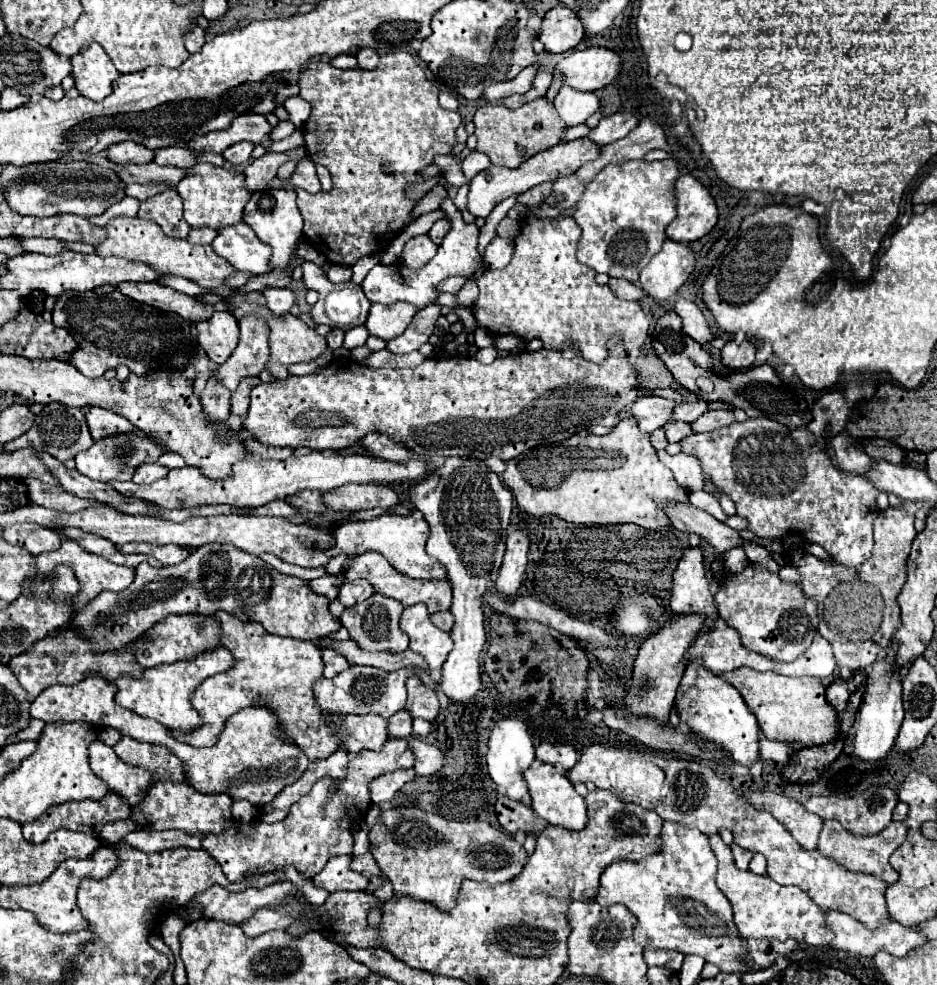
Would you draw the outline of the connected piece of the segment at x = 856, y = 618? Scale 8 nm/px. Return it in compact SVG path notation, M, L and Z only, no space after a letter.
M904 501L898 509L888 507L886 511L880 511L874 521L872 557L864 565L850 569L848 575L846 567L834 561L820 561L806 551L802 553L802 549L792 551L788 557L790 565L802 575L804 595L818 605L818 633L834 647L836 663L846 667L850 673L864 671L878 657L882 657L894 631L900 627L900 607L896 597L906 581L906 559L916 537L914 513L920 507L920 503Z

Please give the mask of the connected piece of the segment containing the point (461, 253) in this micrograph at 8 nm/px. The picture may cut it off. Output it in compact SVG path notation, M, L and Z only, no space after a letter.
M452 217L452 229L448 231L448 235L444 237L442 245L438 247L436 257L420 267L420 269L410 269L408 265L396 261L394 265L374 265L366 279L362 281L362 291L368 297L370 303L398 303L398 301L406 301L418 309L424 309L426 305L432 305L438 297L438 283L452 277L452 275L464 275L464 277L480 277L480 273L484 271L484 265L480 261L480 255L476 251L478 245L478 227L476 225L466 225L462 221L462 217Z

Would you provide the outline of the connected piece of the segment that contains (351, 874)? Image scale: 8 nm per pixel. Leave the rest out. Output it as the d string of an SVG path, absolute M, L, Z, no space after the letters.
M336 855L332 857L326 867L312 877L312 883L316 887L324 887L328 893L340 891L340 889L350 889L350 891L364 891L368 887L368 879L362 873L356 873L350 867L350 857L348 855Z

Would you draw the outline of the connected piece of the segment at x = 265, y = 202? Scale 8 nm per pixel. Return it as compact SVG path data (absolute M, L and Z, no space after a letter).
M266 189L254 193L252 201L248 201L244 209L244 223L252 227L258 239L272 247L270 255L270 271L290 269L290 259L294 257L296 243L302 237L302 215L296 207L296 193L292 189Z

